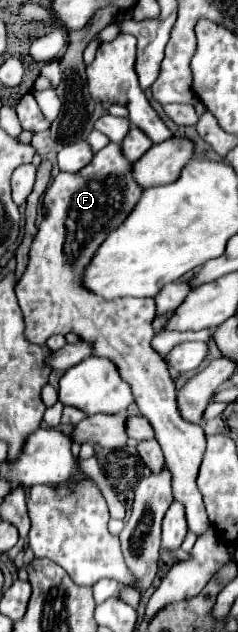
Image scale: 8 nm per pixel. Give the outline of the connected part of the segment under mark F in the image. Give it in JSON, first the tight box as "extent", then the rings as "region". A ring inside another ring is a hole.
{"extent":[16,143,211,535],"region":[[[110,143],[102,151],[98,151],[94,155],[94,159],[82,171],[78,171],[78,173],[58,173],[54,177],[54,181],[50,183],[50,187],[46,189],[44,197],[42,197],[42,207],[44,207],[42,223],[38,227],[34,241],[32,241],[24,275],[20,277],[20,281],[16,285],[16,297],[18,297],[18,305],[22,309],[24,323],[26,323],[24,337],[30,343],[44,347],[46,339],[52,337],[52,335],[76,333],[82,341],[92,345],[92,355],[106,357],[106,359],[114,361],[120,377],[132,389],[134,403],[138,405],[140,415],[150,421],[150,425],[154,429],[154,439],[162,447],[162,453],[166,457],[166,465],[172,473],[174,499],[180,501],[186,507],[188,529],[194,531],[196,535],[200,535],[211,526],[208,517],[206,517],[202,495],[196,487],[196,475],[198,475],[198,467],[200,467],[200,461],[202,461],[202,455],[204,455],[204,449],[206,449],[206,437],[204,437],[204,431],[202,431],[200,425],[188,423],[178,413],[174,381],[168,373],[166,363],[160,359],[160,355],[150,345],[152,337],[156,335],[154,329],[152,329],[152,317],[154,317],[154,311],[156,311],[154,299],[124,297],[124,299],[116,299],[116,301],[102,301],[100,297],[88,293],[82,287],[82,281],[80,281],[84,267],[90,263],[90,257],[96,253],[96,249],[106,239],[106,235],[110,231],[114,231],[128,217],[128,213],[138,203],[140,195],[142,195],[142,189],[132,179],[132,165],[124,159],[120,145],[116,145],[116,143]]]}

